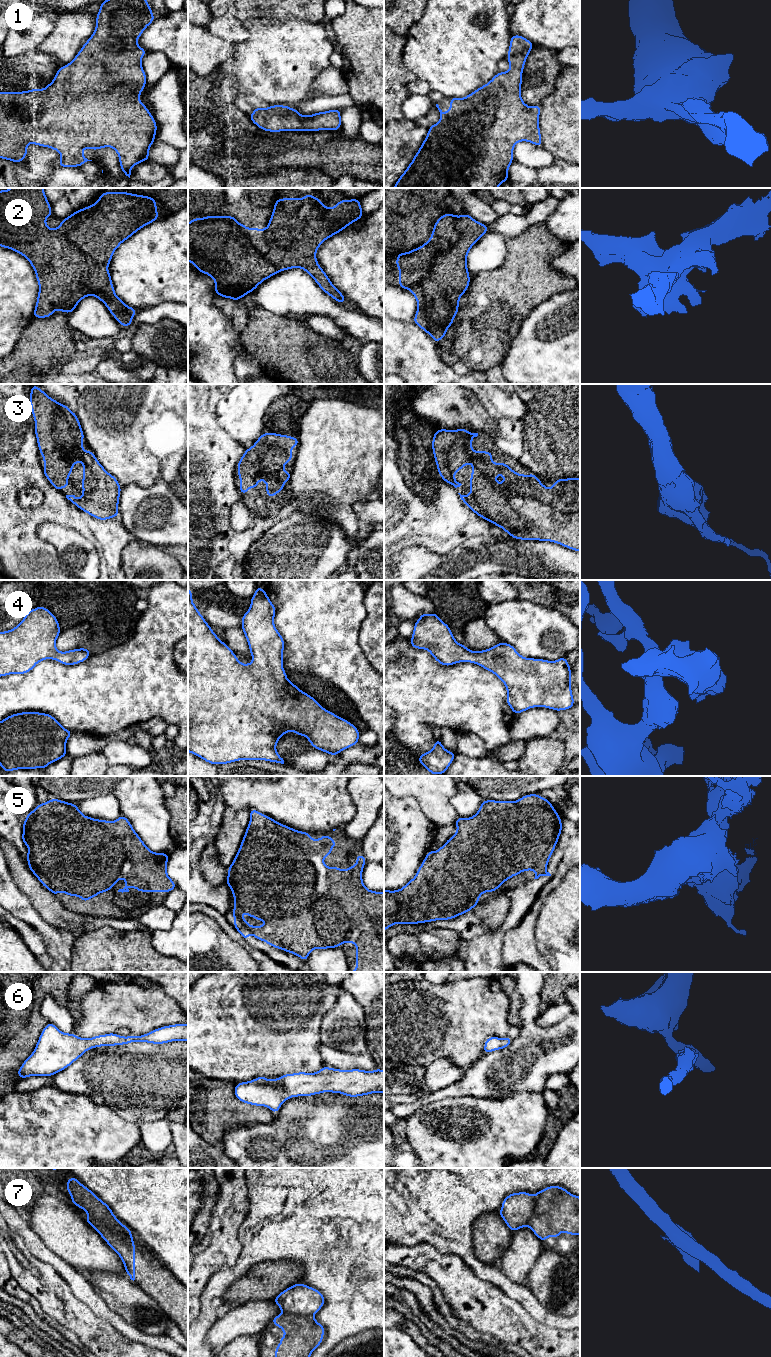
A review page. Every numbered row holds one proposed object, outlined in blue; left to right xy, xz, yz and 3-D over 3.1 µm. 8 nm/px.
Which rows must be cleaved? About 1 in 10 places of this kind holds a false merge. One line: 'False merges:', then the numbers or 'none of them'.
False merges: 7

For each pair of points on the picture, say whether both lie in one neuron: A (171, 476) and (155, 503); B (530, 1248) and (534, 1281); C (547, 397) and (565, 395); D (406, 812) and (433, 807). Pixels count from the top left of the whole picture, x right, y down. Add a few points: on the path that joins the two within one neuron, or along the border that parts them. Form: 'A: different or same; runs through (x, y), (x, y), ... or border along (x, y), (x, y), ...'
A: different; border along (172, 485), (158, 479), (144, 488)
B: different; border along (542, 1249), (525, 1282)
C: same; runs through (551, 397), (561, 397)
D: different; border along (399, 798), (412, 796), (421, 811), (436, 826)

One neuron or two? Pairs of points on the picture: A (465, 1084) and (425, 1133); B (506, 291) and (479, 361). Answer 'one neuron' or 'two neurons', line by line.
A: two neurons
B: one neuron

